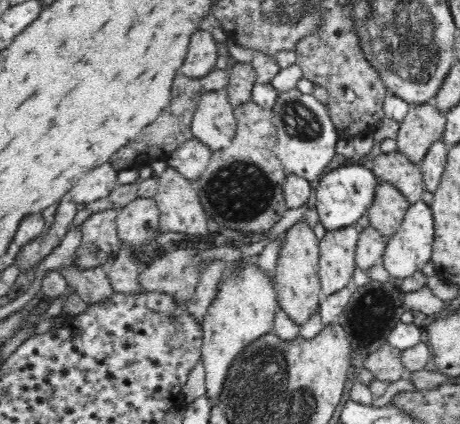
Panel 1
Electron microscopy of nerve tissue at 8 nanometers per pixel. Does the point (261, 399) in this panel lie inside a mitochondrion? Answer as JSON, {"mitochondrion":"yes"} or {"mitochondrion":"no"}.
{"mitochondrion":"yes"}

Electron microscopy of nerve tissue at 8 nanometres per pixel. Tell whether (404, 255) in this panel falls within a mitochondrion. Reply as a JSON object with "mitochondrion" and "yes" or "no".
{"mitochondrion":"no"}

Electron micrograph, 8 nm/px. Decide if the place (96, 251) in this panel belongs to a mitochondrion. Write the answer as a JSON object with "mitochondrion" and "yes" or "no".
{"mitochondrion":"yes"}

